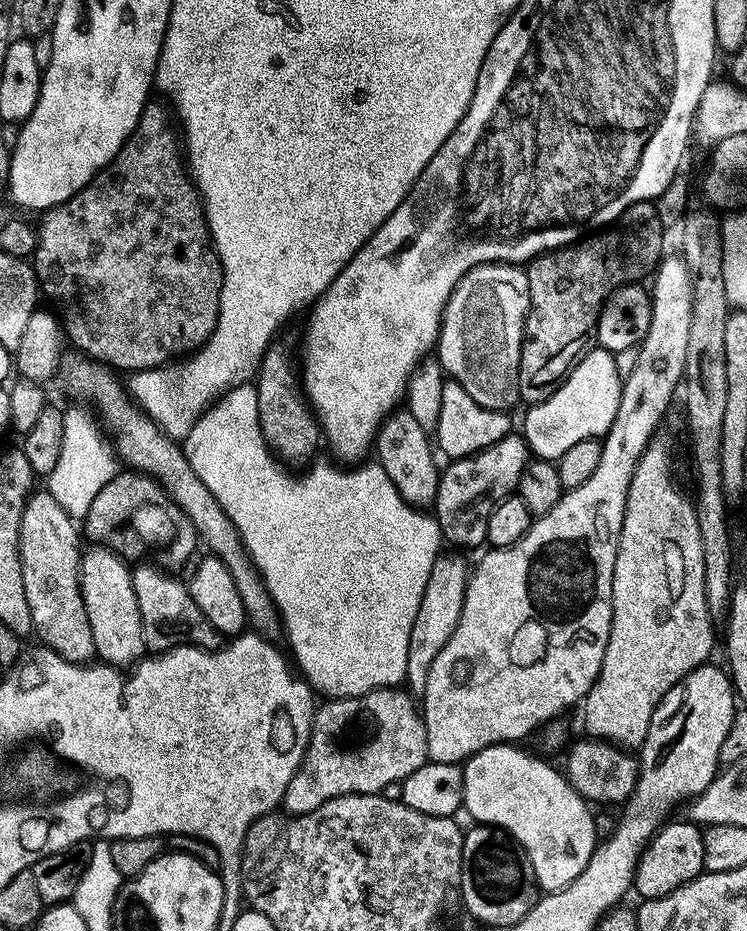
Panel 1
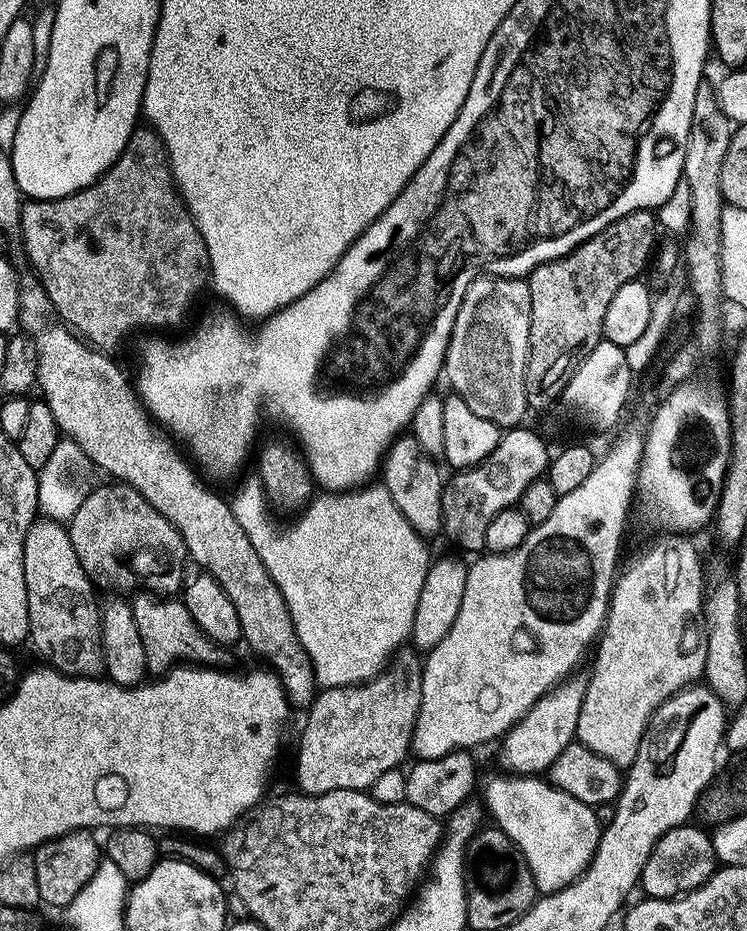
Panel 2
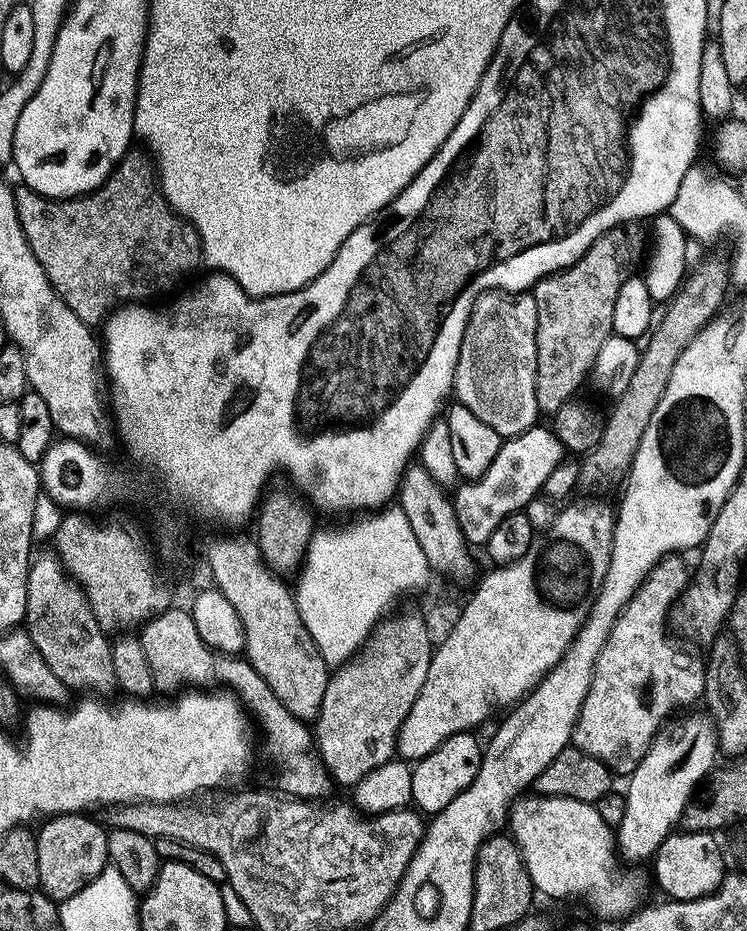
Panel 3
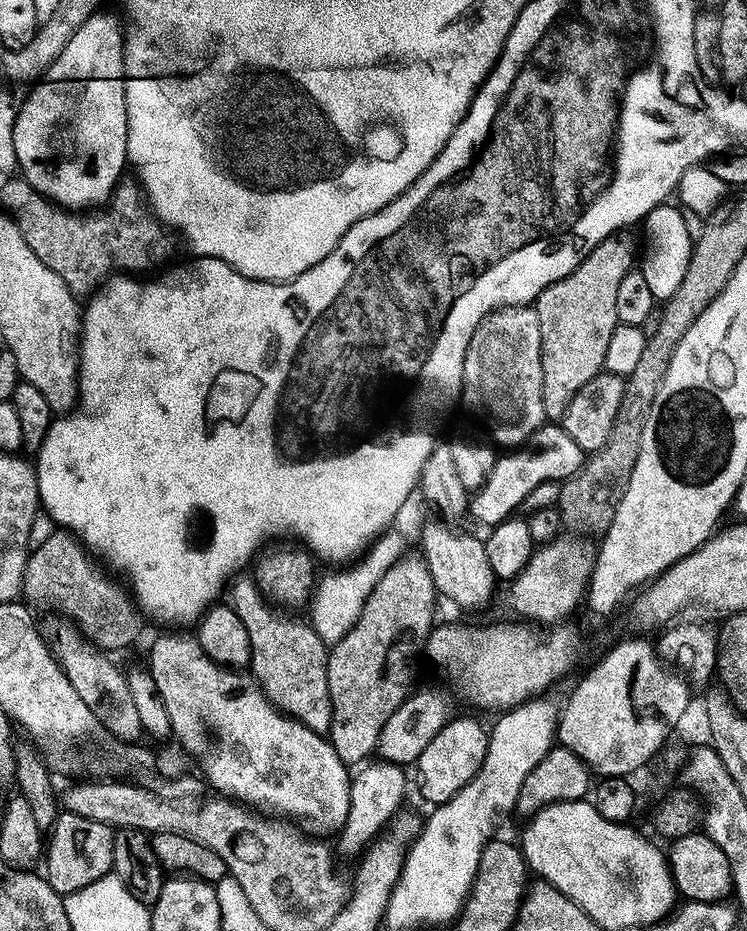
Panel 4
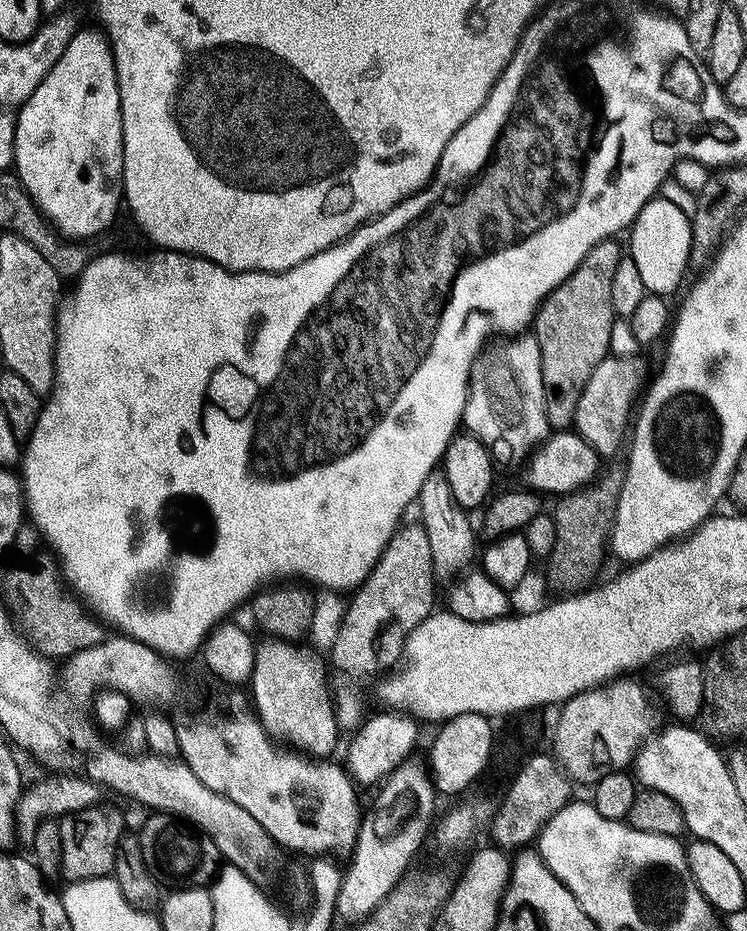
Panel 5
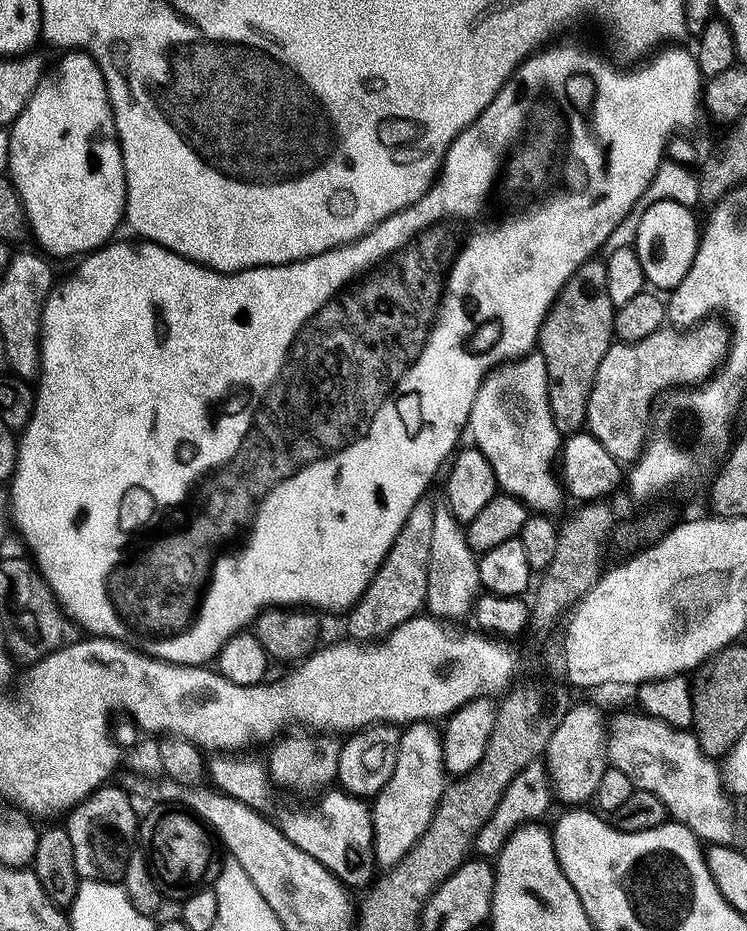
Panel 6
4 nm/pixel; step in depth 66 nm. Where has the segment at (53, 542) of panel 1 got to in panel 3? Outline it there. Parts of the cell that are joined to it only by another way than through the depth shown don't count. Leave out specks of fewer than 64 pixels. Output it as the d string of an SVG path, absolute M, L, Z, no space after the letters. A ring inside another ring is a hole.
M51 551L37 553L28 568L25 623L26 631L46 666L66 688L92 690L96 696L117 691L111 641L94 618L85 592Z

